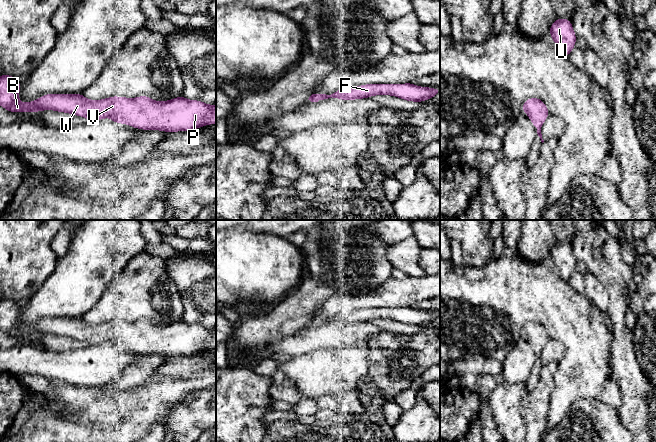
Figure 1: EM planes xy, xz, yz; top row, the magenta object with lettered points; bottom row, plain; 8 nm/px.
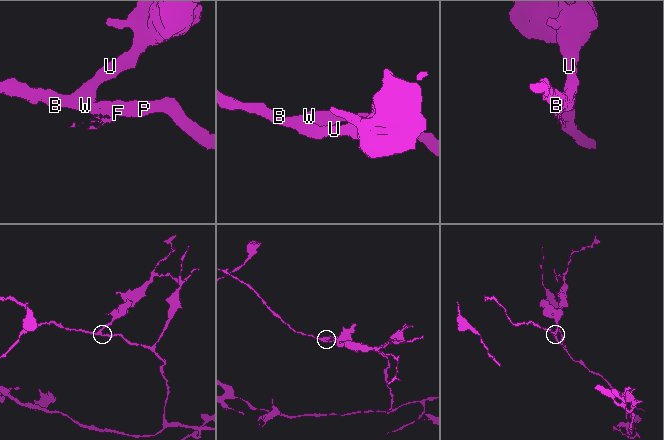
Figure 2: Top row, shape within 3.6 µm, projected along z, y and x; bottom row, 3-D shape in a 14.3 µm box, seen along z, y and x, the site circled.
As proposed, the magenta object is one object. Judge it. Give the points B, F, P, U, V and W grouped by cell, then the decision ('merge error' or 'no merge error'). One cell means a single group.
B F P U V W | no merge error

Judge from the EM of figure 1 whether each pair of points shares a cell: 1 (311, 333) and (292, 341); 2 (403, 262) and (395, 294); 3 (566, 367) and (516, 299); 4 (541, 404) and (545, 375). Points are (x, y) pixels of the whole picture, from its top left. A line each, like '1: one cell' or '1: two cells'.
1: one cell
2: two cells
3: one cell
4: one cell

